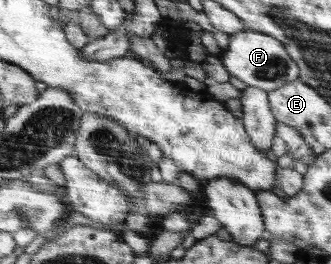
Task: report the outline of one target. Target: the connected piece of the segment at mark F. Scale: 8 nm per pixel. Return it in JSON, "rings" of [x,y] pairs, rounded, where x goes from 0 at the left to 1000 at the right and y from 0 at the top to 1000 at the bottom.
{"rings":[[[740,114],[698,129],[686,189],[662,193],[659,208],[692,292],[716,292],[752,333],[789,337],[807,352],[855,333],[855,322],[900,303],[909,284],[855,163],[782,121]]]}

